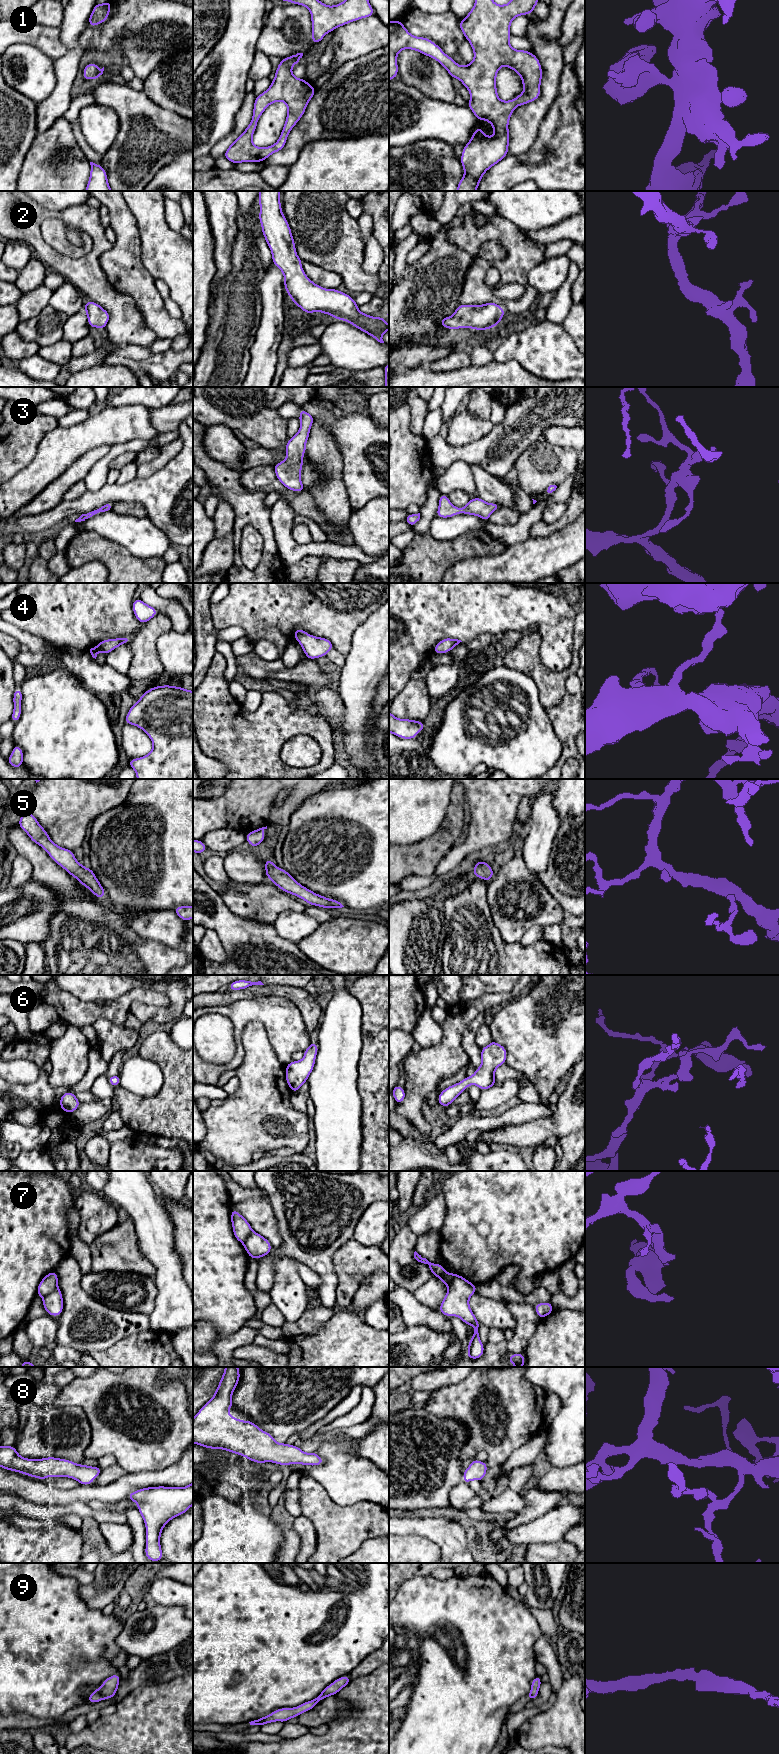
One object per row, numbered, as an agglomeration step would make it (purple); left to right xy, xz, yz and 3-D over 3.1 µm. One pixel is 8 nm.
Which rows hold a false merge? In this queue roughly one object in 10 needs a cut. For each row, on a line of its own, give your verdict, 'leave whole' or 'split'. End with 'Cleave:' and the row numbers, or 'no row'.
1: leave whole
2: leave whole
3: leave whole
4: leave whole
5: leave whole
6: leave whole
7: split
8: leave whole
9: leave whole
Cleave: 7

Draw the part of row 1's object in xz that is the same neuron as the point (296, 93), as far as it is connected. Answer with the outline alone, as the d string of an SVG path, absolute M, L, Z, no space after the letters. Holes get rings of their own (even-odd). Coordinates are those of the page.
M297 53L283 58L275 72L275 78L270 87L256 97L253 116L245 131L228 147L224 157L230 162L264 162L271 154L281 151L292 128L303 116L308 102L315 94L312 84L305 79L296 78L292 74L292 66L299 63L303 53ZM282 101L287 105L286 121L278 141L265 148L253 144L252 137L258 120L265 109L274 102Z

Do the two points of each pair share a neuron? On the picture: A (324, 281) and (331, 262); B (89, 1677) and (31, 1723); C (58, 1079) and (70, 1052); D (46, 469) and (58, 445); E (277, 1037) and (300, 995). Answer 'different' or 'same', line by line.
A: different
B: different
C: same
D: same
E: different

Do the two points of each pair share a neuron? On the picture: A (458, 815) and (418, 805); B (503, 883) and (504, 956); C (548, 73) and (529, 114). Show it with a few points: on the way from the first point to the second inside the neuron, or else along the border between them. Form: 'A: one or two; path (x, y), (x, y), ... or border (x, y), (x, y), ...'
A: two; border (452, 789), (445, 817), (434, 832)
B: two; border (493, 920), (501, 938), (505, 942), (518, 942)
C: one; path (548, 83), (548, 94), (539, 104)

